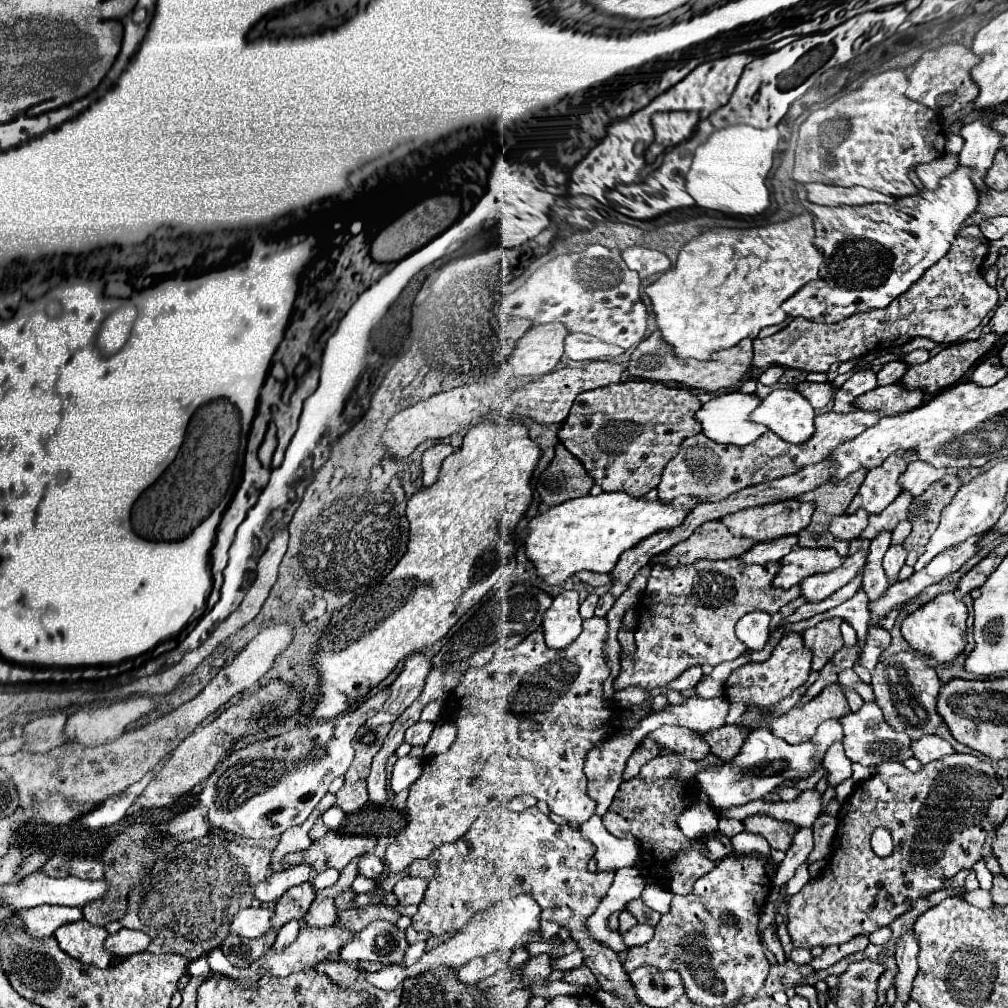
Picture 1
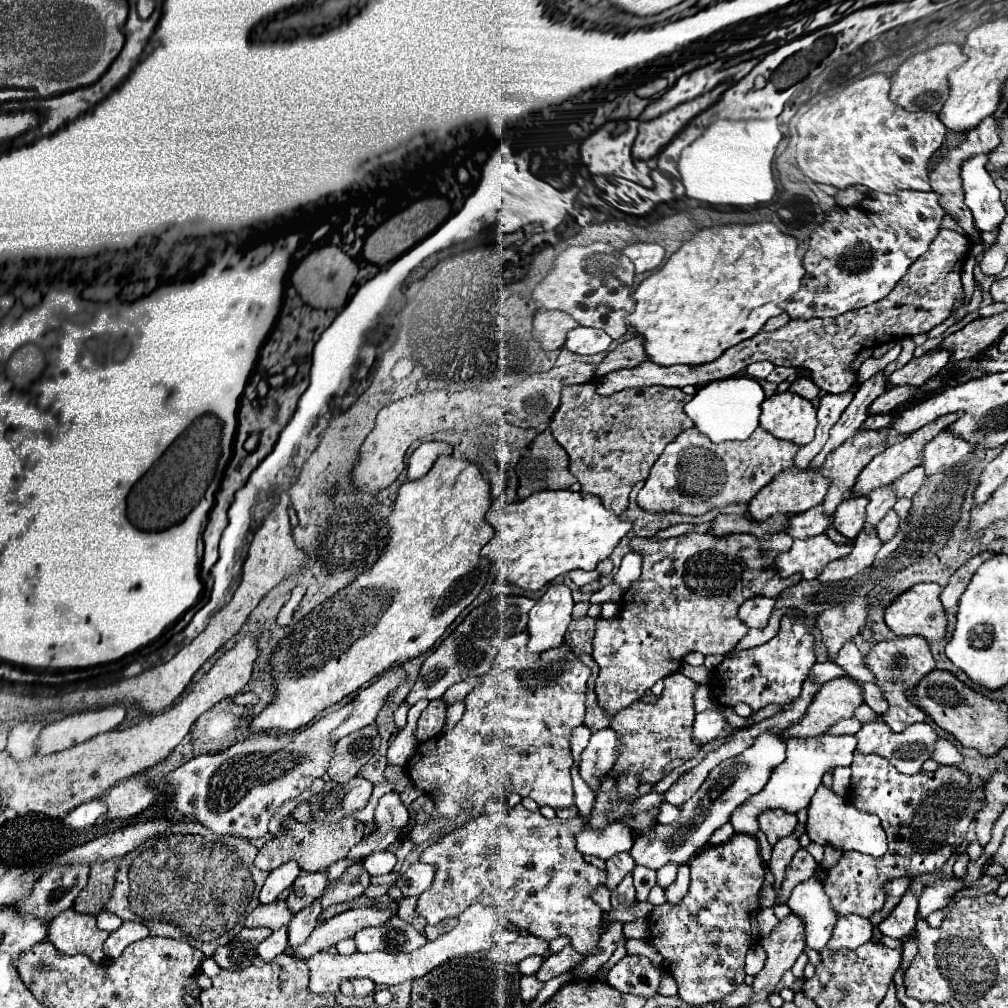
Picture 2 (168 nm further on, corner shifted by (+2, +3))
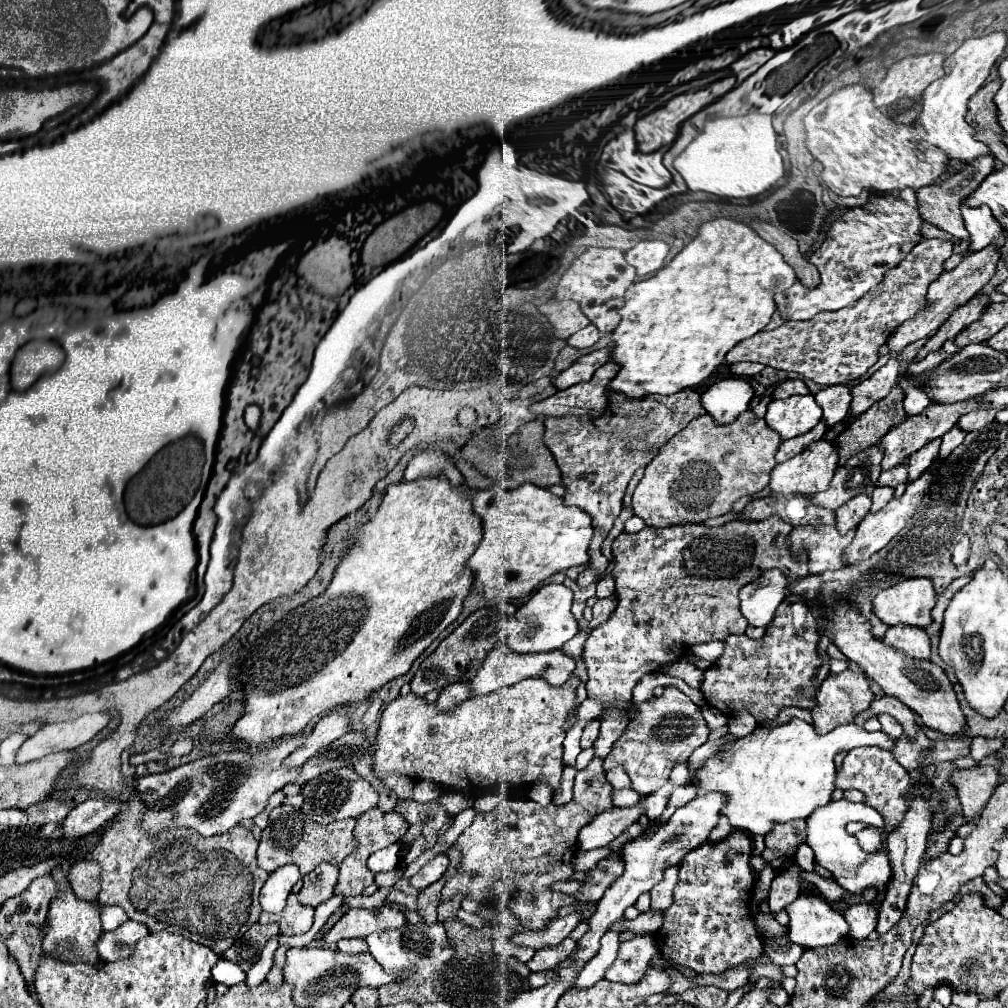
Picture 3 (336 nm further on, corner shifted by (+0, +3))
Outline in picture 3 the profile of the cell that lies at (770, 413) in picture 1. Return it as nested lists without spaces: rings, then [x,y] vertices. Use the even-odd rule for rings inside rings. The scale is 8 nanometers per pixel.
[[[790,396],[786,400],[772,400],[768,404],[766,422],[780,438],[794,438],[812,430],[822,418],[822,410],[814,396]]]

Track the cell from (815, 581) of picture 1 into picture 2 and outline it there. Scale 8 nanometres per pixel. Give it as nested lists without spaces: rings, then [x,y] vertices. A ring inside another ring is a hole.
[[[864,530],[856,536],[852,552],[840,560],[830,562],[828,566],[824,566],[822,574],[818,576],[818,580],[822,582],[838,582],[838,580],[846,580],[852,578],[854,574],[860,574],[862,570],[870,568],[870,564],[876,558],[876,552],[880,550],[882,542],[876,536],[876,532],[866,534]]]

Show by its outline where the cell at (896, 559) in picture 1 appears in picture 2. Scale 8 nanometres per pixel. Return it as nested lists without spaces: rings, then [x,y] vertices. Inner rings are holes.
[[[890,510],[884,520],[878,524],[878,538],[882,538],[882,542],[888,542],[896,536],[898,532],[898,526],[900,526],[900,518],[896,516],[894,510]]]

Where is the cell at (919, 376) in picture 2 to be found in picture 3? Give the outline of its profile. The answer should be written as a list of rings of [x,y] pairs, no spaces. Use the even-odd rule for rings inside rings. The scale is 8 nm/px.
[[[978,294],[978,296],[974,296],[972,300],[968,300],[964,306],[956,308],[956,310],[946,318],[946,322],[938,328],[938,332],[926,342],[926,346],[918,352],[918,356],[924,358],[924,354],[928,354],[928,352],[932,352],[932,350],[938,350],[946,340],[954,338],[960,330],[964,330],[964,328],[966,328],[968,324],[972,324],[974,320],[978,320],[978,318],[982,316],[982,310],[986,310],[990,302],[992,302],[990,296]]]

